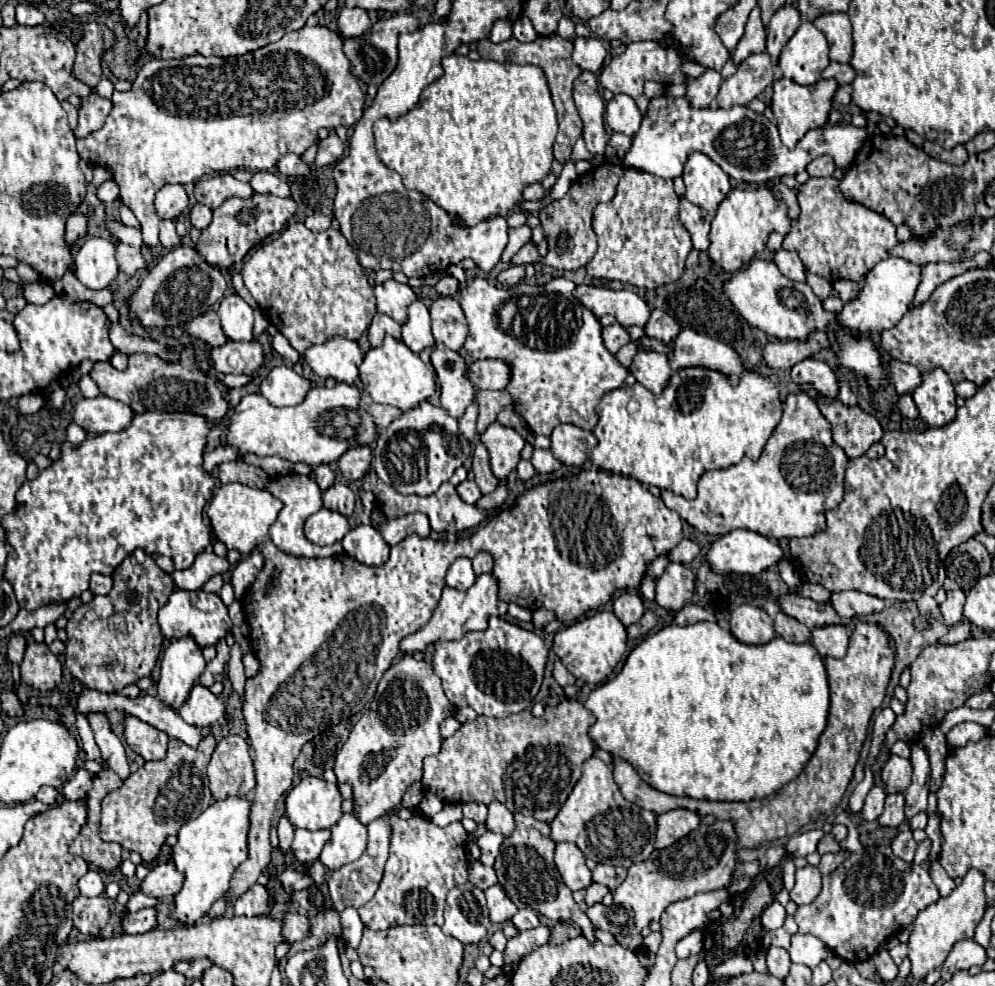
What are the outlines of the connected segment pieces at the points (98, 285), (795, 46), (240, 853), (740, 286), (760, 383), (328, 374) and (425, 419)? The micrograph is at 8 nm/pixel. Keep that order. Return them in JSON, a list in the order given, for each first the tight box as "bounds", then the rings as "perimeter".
[{"bounds":[74,238,118,290],"perimeter":[[[86,238],[74,258],[74,276],[88,288],[102,290],[118,274],[114,244],[106,238]]]},{"bounds":[780,22,830,86],"perimeter":[[[802,22],[780,54],[780,70],[786,78],[810,86],[820,80],[822,70],[830,64],[826,36],[812,24]]]},{"bounds":[172,796,250,926],"perimeter":[[[230,796],[222,802],[214,802],[198,818],[186,822],[180,828],[178,844],[172,848],[172,864],[184,874],[184,884],[182,890],[174,896],[172,910],[172,918],[176,918],[180,924],[194,926],[196,920],[206,916],[210,906],[230,888],[234,870],[248,856],[248,814],[250,800],[246,800],[246,796]]]},{"bounds":[724,260,842,340],"perimeter":[[[752,260],[744,270],[734,272],[732,278],[724,284],[724,294],[742,314],[742,318],[762,332],[778,338],[778,340],[808,340],[808,336],[816,330],[820,332],[840,332],[842,326],[836,320],[834,312],[822,308],[822,300],[812,292],[808,284],[792,282],[774,262]]]},{"bounds":[590,368,782,500],"perimeter":[[[684,368],[674,372],[668,388],[660,396],[654,396],[638,382],[634,386],[622,386],[608,392],[598,406],[598,424],[594,428],[598,446],[592,448],[590,460],[598,468],[612,474],[632,476],[648,486],[658,486],[660,490],[670,490],[686,500],[694,500],[698,478],[704,472],[736,464],[742,460],[742,456],[758,460],[766,440],[780,422],[780,416],[782,402],[778,398],[778,388],[764,376],[746,370],[740,384],[734,388],[720,372],[706,368]]]},{"bounds":[304,338,362,384],"perimeter":[[[332,338],[320,346],[310,346],[304,352],[304,362],[310,364],[320,378],[334,378],[336,382],[354,384],[362,362],[362,352],[352,340]]]},{"bounds":[374,402,470,494],"perimeter":[[[420,402],[420,406],[404,412],[388,428],[378,432],[374,448],[374,470],[378,478],[394,486],[400,494],[434,494],[442,482],[448,482],[458,466],[470,456],[468,440],[458,432],[458,420],[444,408]]]}]

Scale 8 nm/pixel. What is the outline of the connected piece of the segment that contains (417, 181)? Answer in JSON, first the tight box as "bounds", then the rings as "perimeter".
{"bounds":[374,54,556,226],"perimeter":[[[458,54],[446,56],[446,74],[422,92],[418,106],[394,122],[382,118],[374,124],[380,162],[398,172],[406,188],[418,190],[450,216],[460,218],[462,226],[474,226],[490,216],[508,216],[522,200],[522,190],[550,174],[556,132],[556,110],[540,66],[494,60],[472,62]]]}

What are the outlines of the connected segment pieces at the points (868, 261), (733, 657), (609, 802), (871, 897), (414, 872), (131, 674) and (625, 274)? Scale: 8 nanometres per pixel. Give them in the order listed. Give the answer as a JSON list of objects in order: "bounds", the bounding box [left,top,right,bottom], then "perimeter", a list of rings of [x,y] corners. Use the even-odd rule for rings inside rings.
[{"bounds":[782,176,898,284],"perimeter":[[[834,176],[808,178],[798,188],[800,216],[792,220],[790,232],[784,236],[782,248],[798,252],[808,272],[826,278],[830,284],[840,278],[862,280],[872,266],[890,256],[890,250],[898,244],[896,226],[882,214],[844,198],[838,188],[840,180]]]},{"bounds":[586,622,828,802],"perimeter":[[[696,622],[692,626],[678,626],[670,624],[644,642],[640,642],[628,656],[624,668],[614,680],[608,680],[606,684],[598,686],[596,690],[590,692],[586,700],[586,708],[594,714],[596,722],[590,726],[588,736],[592,738],[596,748],[602,748],[610,752],[614,758],[626,760],[632,764],[636,772],[640,772],[642,780],[648,782],[652,788],[672,794],[672,796],[690,796],[690,798],[704,798],[704,800],[714,800],[714,802],[748,802],[756,798],[766,798],[776,794],[780,786],[786,786],[792,778],[796,778],[810,756],[814,754],[818,746],[818,738],[822,730],[826,728],[826,716],[828,716],[828,680],[826,680],[826,670],[820,654],[812,646],[812,642],[804,644],[792,644],[786,642],[784,638],[776,636],[768,644],[760,646],[750,646],[738,642],[730,630],[720,628],[716,622]]]},{"bounds":[550,756,656,868],"perimeter":[[[596,756],[584,762],[582,778],[576,782],[556,818],[550,822],[550,838],[554,842],[574,842],[582,850],[584,858],[590,858],[596,864],[624,868],[650,858],[654,850],[654,836],[656,814],[628,802],[620,794],[610,768]]]},{"bounds":[794,848,940,962],"perimeter":[[[866,848],[864,852],[848,854],[848,858],[822,880],[818,898],[808,906],[798,906],[794,920],[798,934],[812,934],[836,956],[858,962],[876,954],[892,934],[908,928],[918,912],[938,898],[940,894],[924,866]]]},{"bounds":[358,814,468,930],"perimeter":[[[416,814],[410,820],[390,816],[390,822],[392,842],[390,856],[384,868],[384,878],[374,898],[362,908],[358,908],[360,918],[370,930],[386,930],[388,926],[404,924],[442,926],[446,894],[454,886],[468,880],[468,857],[464,848],[466,830],[460,822],[452,822],[446,828],[438,828],[428,818]]]},{"bounds":[66,550,176,692],"perimeter":[[[134,550],[112,574],[114,578],[114,588],[110,590],[108,596],[94,596],[90,604],[82,604],[78,610],[74,610],[72,618],[68,620],[66,632],[68,632],[68,642],[66,642],[66,668],[70,670],[72,676],[76,676],[86,688],[90,690],[100,690],[100,692],[116,692],[122,690],[128,684],[136,684],[136,680],[150,676],[160,648],[162,648],[162,632],[156,620],[156,612],[164,602],[168,602],[168,596],[174,592],[176,584],[172,582],[172,576],[166,574],[164,570],[158,568],[152,556],[148,556],[144,550]],[[112,614],[120,614],[124,618],[124,628],[116,628],[116,632],[110,630],[108,618]]]},{"bounds":[586,168,692,290],"perimeter":[[[628,168],[620,178],[616,196],[596,208],[592,226],[598,236],[598,252],[586,264],[588,276],[620,280],[644,290],[676,282],[682,276],[692,242],[678,220],[678,196],[672,180]]]}]

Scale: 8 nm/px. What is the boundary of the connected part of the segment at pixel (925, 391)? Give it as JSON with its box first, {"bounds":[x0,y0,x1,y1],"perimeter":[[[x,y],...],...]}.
{"bounds":[912,368,958,428],"perimeter":[[[940,368],[924,374],[922,384],[914,390],[912,396],[920,410],[920,418],[932,428],[946,426],[956,416],[958,408],[954,384]]]}

